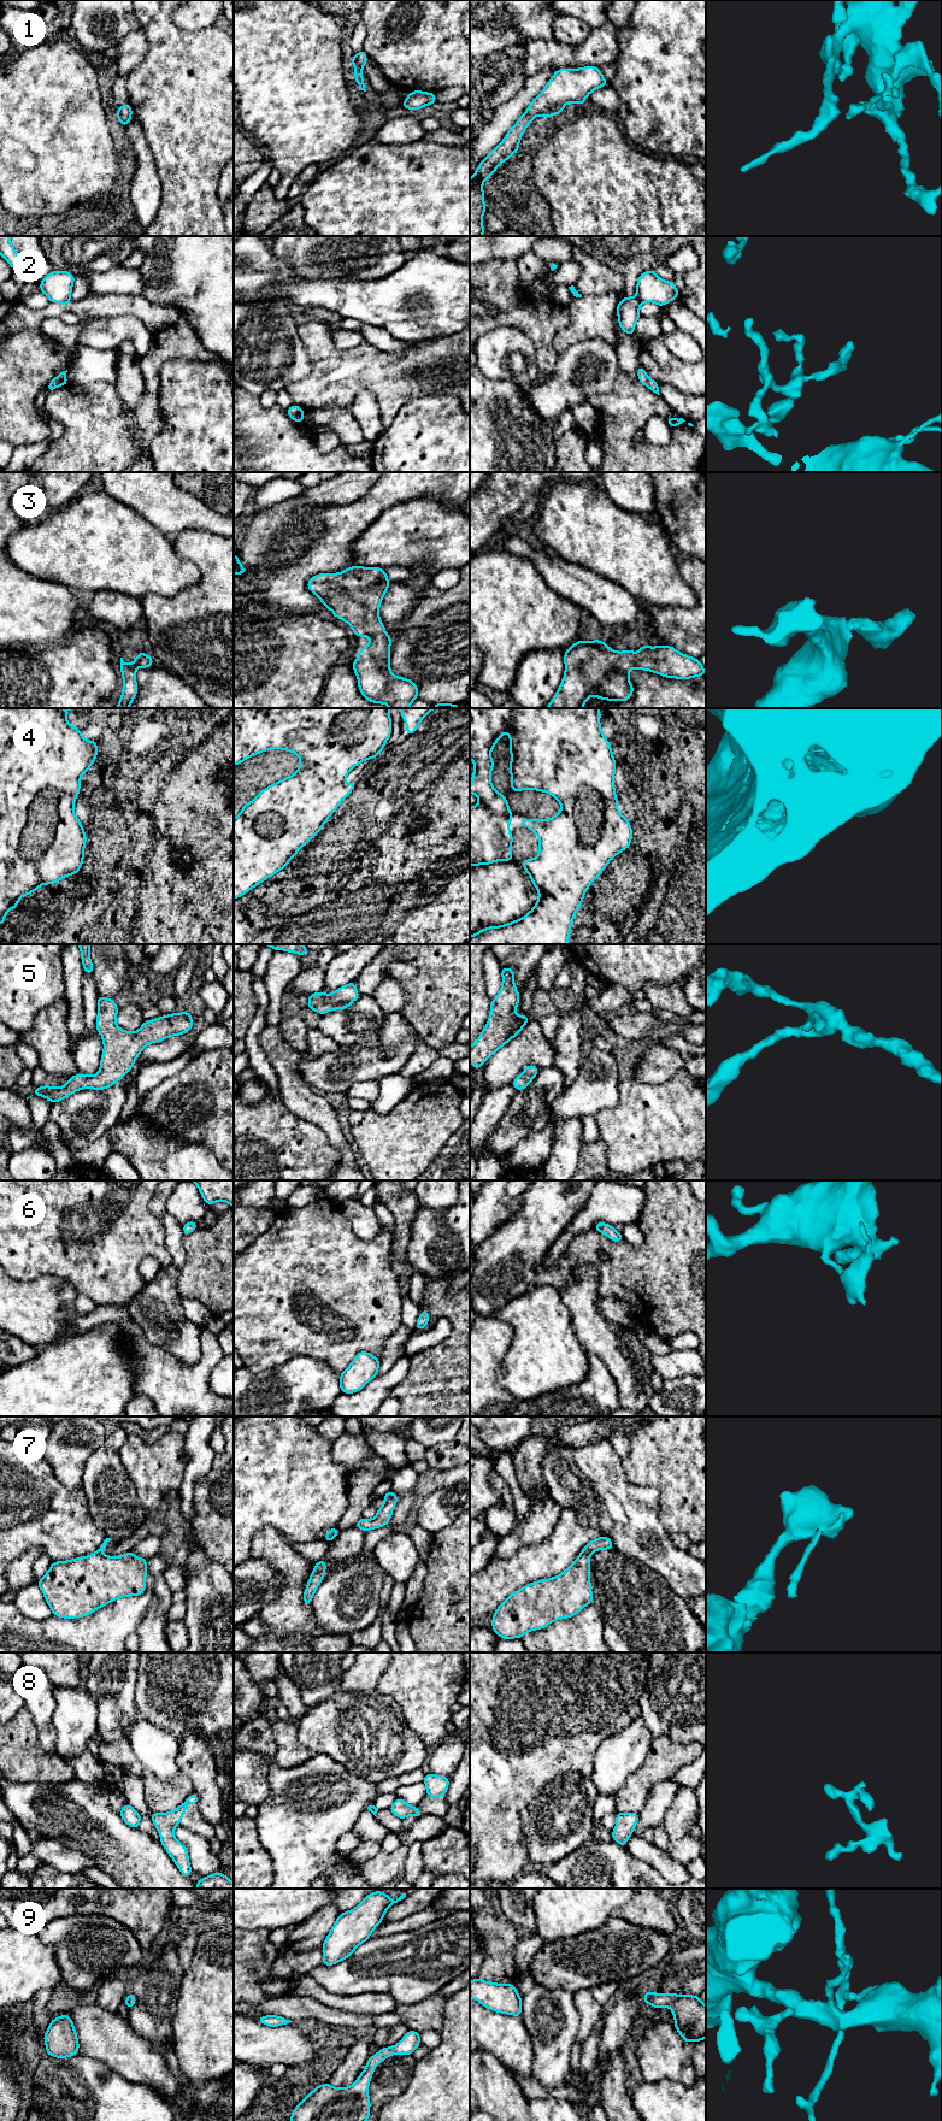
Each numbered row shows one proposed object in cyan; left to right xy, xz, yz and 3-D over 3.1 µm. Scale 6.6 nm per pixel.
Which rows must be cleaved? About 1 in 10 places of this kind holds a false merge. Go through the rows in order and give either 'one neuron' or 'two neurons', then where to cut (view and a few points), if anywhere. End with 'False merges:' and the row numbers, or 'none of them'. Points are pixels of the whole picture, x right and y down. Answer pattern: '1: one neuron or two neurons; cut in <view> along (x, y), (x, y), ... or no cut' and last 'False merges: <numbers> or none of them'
1: one neuron; no cut
2: one neuron; no cut
3: one neuron; no cut
4: one neuron; no cut
5: one neuron; no cut
6: one neuron; no cut
7: two neurons; cut in yz along (581, 1551), (589, 1554)
8: one neuron; no cut
9: one neuron; no cut
False merges: 7

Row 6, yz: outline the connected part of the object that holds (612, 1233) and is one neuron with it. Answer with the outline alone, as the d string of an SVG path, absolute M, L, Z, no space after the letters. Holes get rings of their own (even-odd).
M596 1222L594 1225L594 1230L600 1231L601 1233L607 1236L613 1242L620 1242L624 1239L620 1232L618 1232L613 1226L606 1222Z

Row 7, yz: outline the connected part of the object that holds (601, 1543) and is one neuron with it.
M599 1537L599 1538L595 1538L593 1540L590 1540L583 1549L581 1553L594 1553L594 1551L597 1551L597 1550L605 1550L605 1549L608 1549L608 1550L612 1550L613 1549L613 1543L611 1540L611 1538L608 1537Z

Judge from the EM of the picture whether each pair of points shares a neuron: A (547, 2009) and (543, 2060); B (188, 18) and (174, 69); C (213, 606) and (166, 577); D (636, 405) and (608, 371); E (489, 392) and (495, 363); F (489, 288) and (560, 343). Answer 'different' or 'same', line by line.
A: same
B: different
C: different
D: different
E: different
F: different

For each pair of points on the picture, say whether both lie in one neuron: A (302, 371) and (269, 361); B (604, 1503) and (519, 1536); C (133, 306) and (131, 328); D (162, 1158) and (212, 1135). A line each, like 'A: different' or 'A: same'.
A: same
B: different
C: different
D: different

